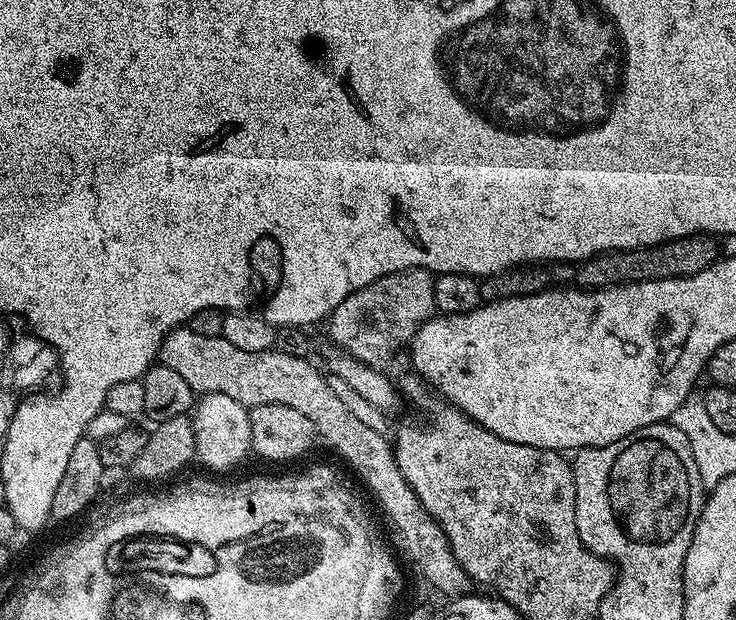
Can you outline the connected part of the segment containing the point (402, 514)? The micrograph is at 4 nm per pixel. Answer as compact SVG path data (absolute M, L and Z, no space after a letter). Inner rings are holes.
M181 326L164 337L158 360L159 363L170 366L170 370L178 370L178 374L182 374L186 382L190 382L193 393L226 394L249 409L263 404L285 404L298 410L298 414L306 414L306 418L310 418L310 422L316 427L319 439L324 439L364 479L365 486L372 491L373 498L380 503L381 510L396 527L409 558L416 563L417 570L432 583L431 587L447 598L467 596L473 591L474 582L466 574L466 570L462 570L458 558L454 558L450 542L440 524L424 509L422 502L402 476L389 437L358 422L358 418L354 418L354 414L346 410L342 398L338 398L338 394L330 390L328 376L320 373L311 364L311 359L277 350L242 350L225 336L198 334L191 326Z

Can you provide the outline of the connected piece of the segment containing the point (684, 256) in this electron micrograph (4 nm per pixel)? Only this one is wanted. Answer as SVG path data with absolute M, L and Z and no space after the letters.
M697 234L667 240L649 248L635 248L629 252L601 252L583 261L576 272L575 283L585 290L610 288L617 284L642 282L643 280L665 280L679 276L693 276L716 263L717 237L711 234Z

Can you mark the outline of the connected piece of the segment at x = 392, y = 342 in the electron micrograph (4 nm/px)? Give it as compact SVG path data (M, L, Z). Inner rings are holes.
M407 268L354 290L333 311L326 327L339 347L364 364L384 366L400 351L407 349L417 330L432 319L436 307L436 282L424 268Z

